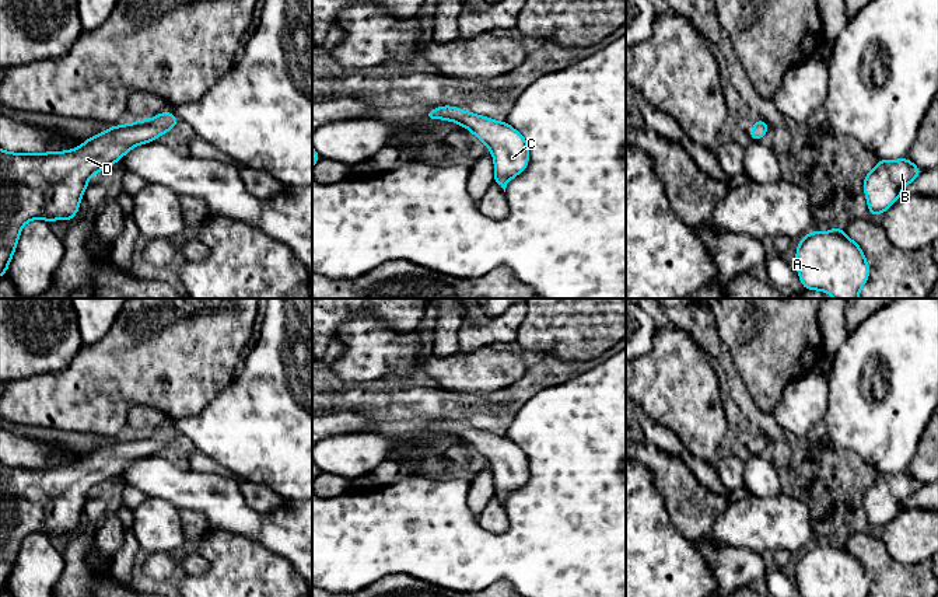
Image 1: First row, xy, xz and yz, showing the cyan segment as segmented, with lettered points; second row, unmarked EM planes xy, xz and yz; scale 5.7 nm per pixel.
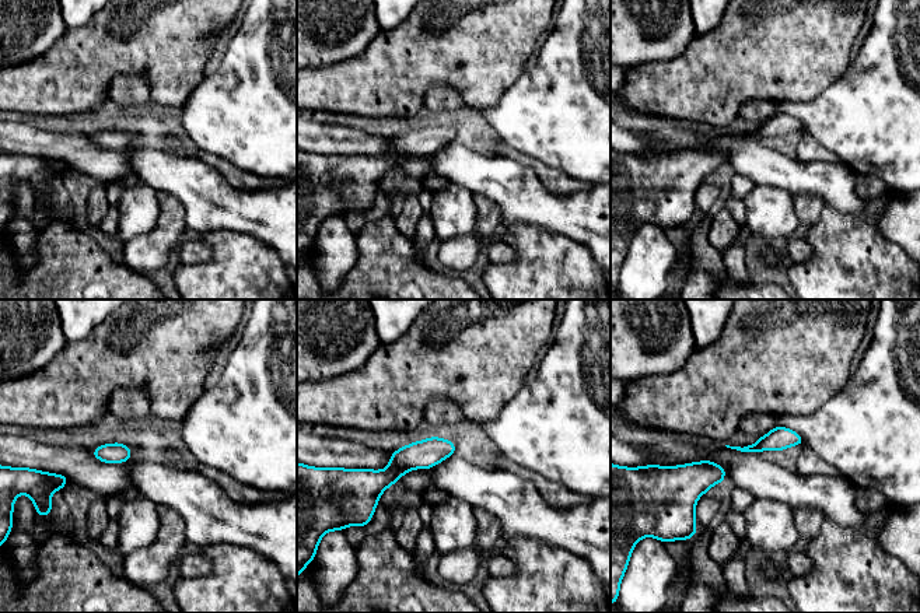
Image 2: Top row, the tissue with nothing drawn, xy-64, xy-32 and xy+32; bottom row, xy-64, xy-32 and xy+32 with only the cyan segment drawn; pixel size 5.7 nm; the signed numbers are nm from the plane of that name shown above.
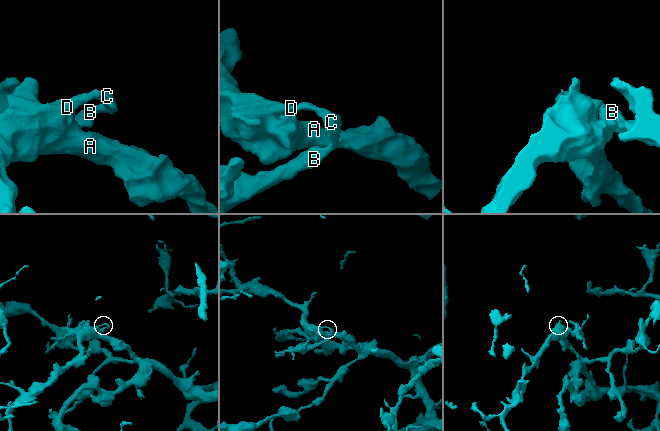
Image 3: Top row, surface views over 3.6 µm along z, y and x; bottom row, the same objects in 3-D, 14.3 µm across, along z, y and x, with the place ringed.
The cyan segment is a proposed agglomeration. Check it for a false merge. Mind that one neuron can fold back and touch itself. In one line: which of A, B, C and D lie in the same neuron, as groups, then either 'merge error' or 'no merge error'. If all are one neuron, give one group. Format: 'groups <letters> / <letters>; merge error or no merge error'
groups A B C D; no merge error

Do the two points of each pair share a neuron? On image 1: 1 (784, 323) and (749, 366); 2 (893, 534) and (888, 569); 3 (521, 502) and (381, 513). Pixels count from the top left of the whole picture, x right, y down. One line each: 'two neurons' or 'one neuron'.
1: one neuron
2: two neurons
3: one neuron

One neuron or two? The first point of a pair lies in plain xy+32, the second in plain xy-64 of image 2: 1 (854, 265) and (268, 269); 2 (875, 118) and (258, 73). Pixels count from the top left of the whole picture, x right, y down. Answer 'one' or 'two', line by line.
1: one
2: one

